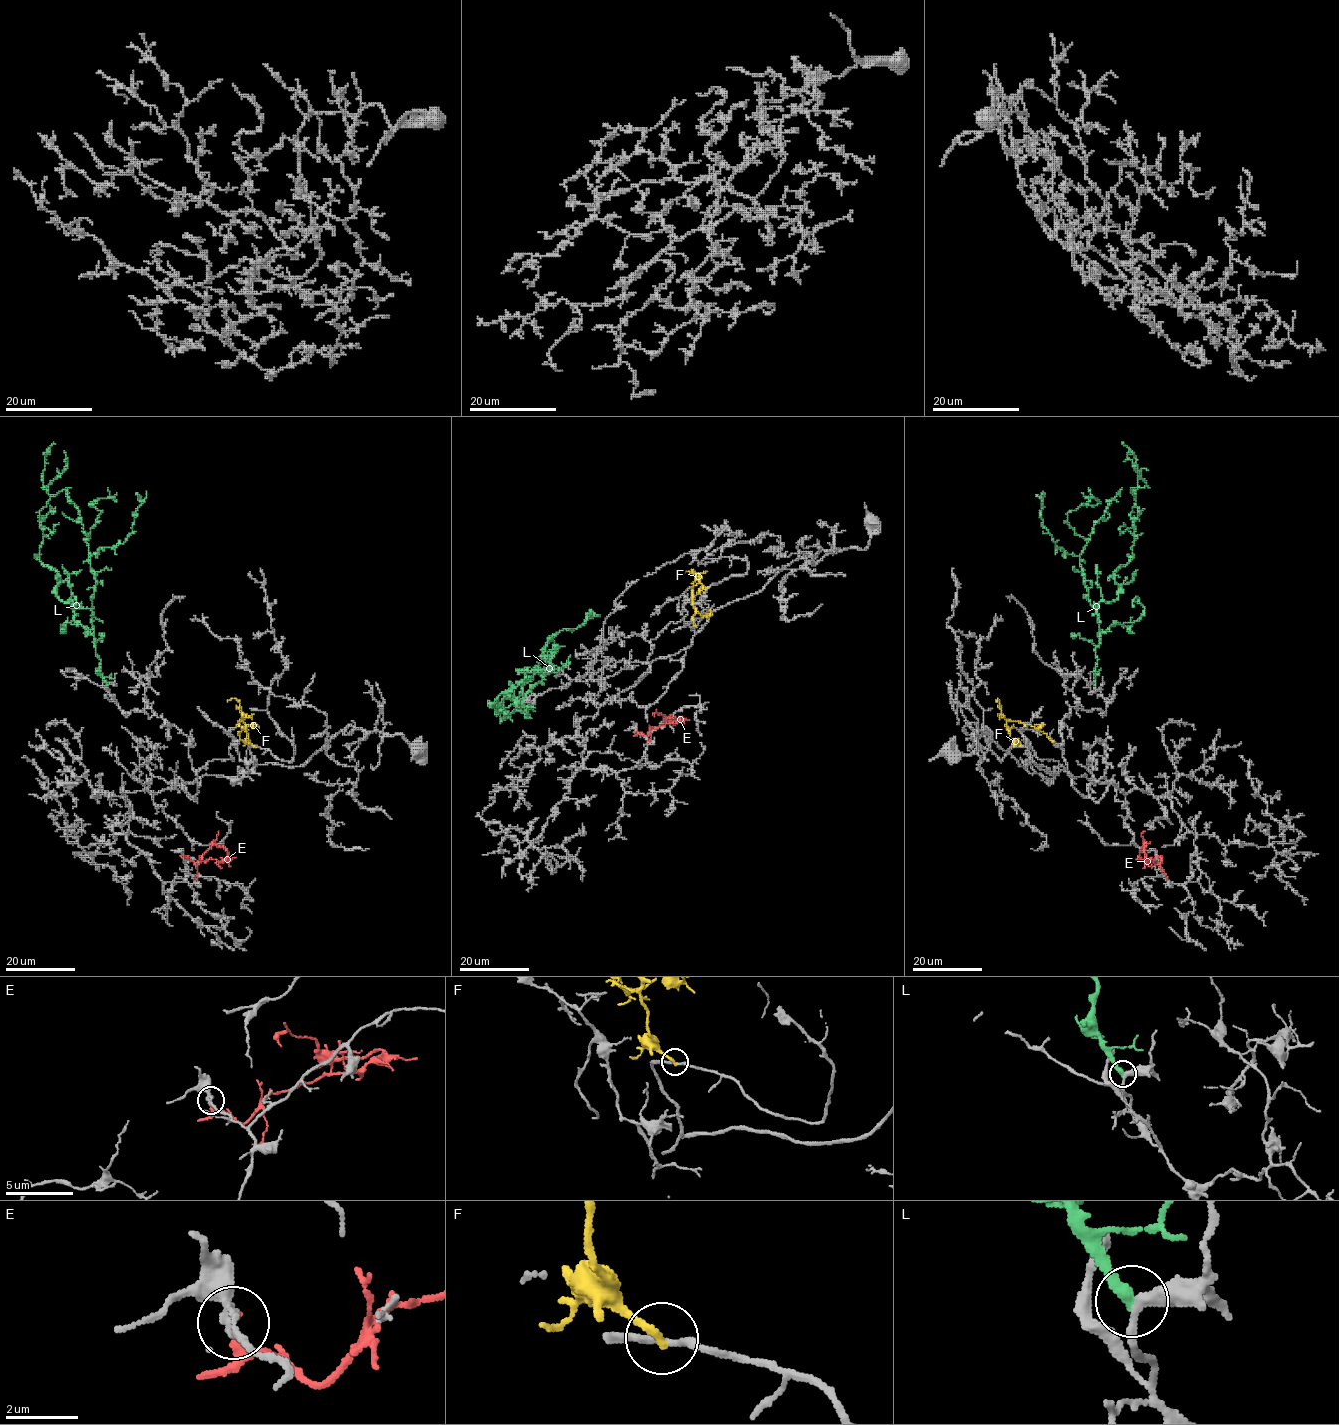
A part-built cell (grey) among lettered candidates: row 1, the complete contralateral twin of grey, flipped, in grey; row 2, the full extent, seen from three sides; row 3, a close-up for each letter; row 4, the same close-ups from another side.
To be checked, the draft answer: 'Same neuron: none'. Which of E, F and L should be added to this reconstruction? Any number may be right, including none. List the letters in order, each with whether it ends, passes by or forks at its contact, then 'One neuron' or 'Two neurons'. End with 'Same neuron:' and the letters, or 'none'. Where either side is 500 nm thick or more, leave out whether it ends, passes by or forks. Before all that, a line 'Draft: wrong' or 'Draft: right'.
Draft: right
E: It passes by. Two neurons
F: It ends there. Two neurons
L: It ends there. Two neurons
Same neuron: none

